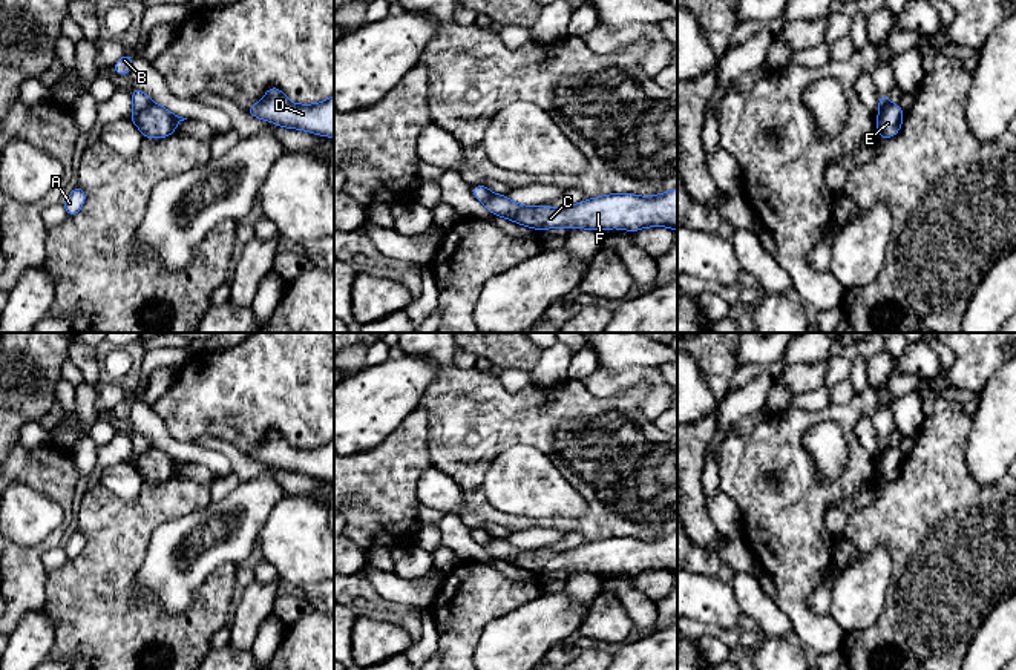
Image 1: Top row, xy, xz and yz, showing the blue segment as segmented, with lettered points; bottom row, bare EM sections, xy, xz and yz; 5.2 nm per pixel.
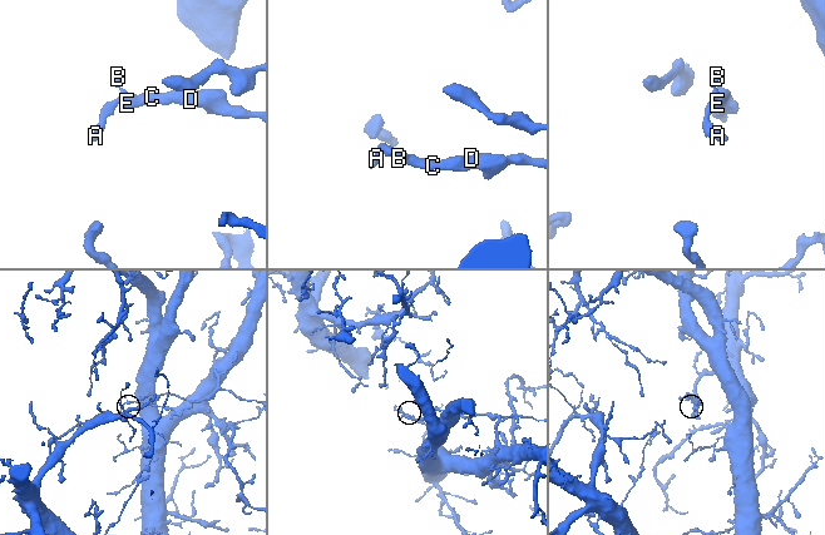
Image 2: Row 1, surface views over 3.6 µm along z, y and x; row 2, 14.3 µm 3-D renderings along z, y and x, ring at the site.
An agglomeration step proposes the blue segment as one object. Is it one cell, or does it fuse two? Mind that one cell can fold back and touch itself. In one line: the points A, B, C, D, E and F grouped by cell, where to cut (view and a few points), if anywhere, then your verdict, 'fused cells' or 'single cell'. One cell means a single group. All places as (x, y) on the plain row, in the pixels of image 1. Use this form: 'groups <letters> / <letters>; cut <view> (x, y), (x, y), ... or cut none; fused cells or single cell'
groups A B / C D E F; cut xy (152, 446), (134, 465); fused cells

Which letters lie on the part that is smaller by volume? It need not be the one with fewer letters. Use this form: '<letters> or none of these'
A, B

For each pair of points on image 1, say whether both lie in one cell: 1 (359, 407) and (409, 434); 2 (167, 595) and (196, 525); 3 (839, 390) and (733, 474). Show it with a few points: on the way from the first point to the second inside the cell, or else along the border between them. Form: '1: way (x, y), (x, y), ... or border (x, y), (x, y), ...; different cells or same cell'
1: border (416, 407), (383, 440), (368, 449); different cells
2: way (172, 578), (173, 569), (196, 541); same cell
3: border (855, 394), (846, 403), (832, 403); different cells

